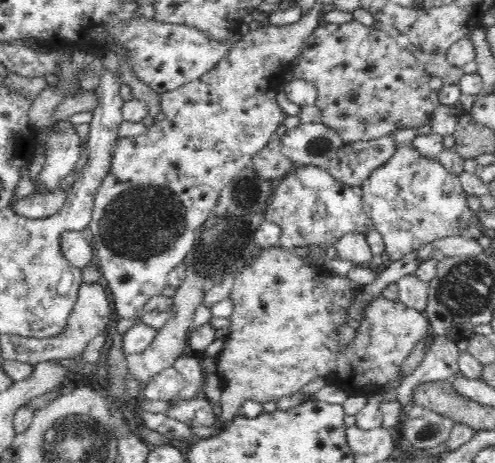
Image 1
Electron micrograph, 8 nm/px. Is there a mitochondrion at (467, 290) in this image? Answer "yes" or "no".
yes

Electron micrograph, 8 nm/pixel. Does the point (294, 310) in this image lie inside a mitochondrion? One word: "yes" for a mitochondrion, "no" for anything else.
no

